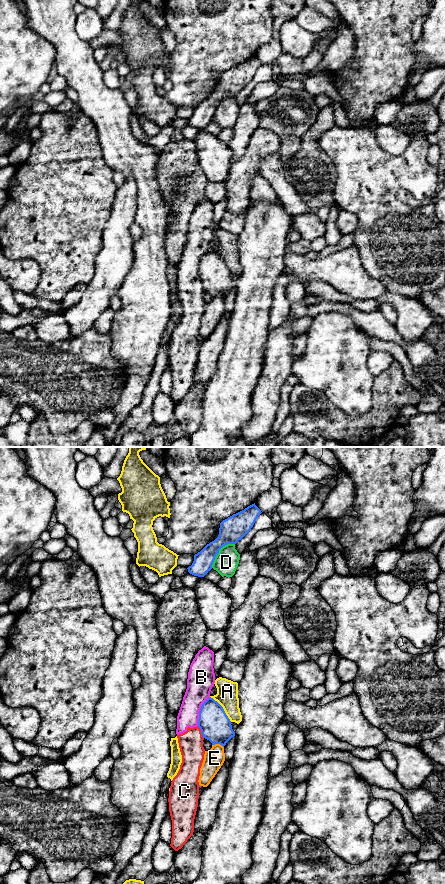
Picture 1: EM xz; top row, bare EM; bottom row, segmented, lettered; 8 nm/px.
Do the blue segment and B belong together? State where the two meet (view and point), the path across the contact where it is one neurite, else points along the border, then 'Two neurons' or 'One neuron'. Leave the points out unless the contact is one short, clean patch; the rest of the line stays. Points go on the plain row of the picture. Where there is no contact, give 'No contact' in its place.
Touches blue at xz (199, 263). Two neurons

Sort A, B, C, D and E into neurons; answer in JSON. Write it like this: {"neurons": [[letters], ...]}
{"neurons": [["A"], ["B", "C"], ["D"], ["E"]]}

